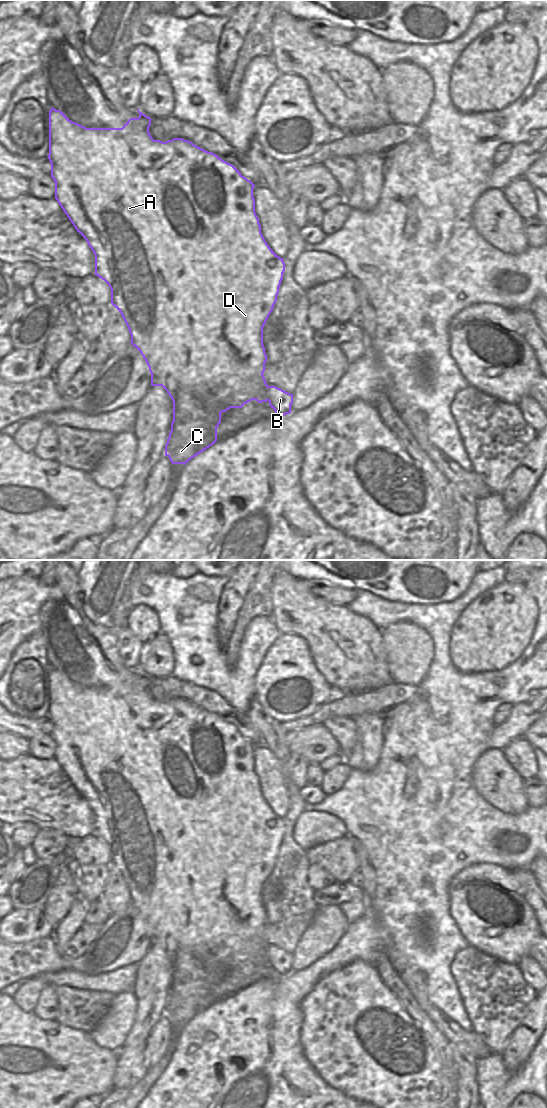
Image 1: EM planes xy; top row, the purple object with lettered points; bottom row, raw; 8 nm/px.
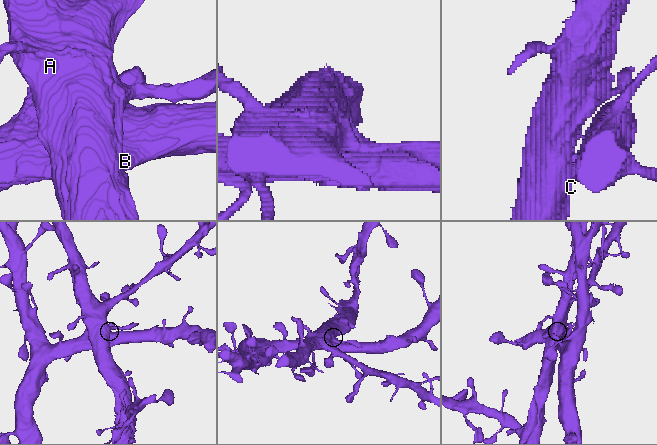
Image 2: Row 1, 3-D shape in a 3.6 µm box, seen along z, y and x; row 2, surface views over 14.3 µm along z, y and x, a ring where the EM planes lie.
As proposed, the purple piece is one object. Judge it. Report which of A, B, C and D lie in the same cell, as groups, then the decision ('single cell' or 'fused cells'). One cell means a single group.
A C D / B | fused cells

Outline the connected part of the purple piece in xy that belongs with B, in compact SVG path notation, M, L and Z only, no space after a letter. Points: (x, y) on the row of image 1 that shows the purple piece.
M269 386L267 395L269 397L269 405L279 416L291 413L293 394L290 394L276 386Z

